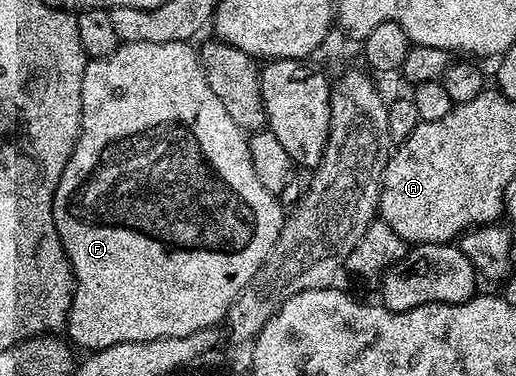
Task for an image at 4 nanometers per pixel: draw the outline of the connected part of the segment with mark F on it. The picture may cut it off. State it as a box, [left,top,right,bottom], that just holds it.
[52,42,286,352]

